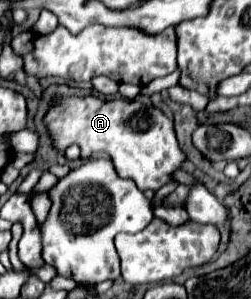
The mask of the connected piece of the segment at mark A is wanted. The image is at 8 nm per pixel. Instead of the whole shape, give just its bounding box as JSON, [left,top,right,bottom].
[43,94,183,192]

